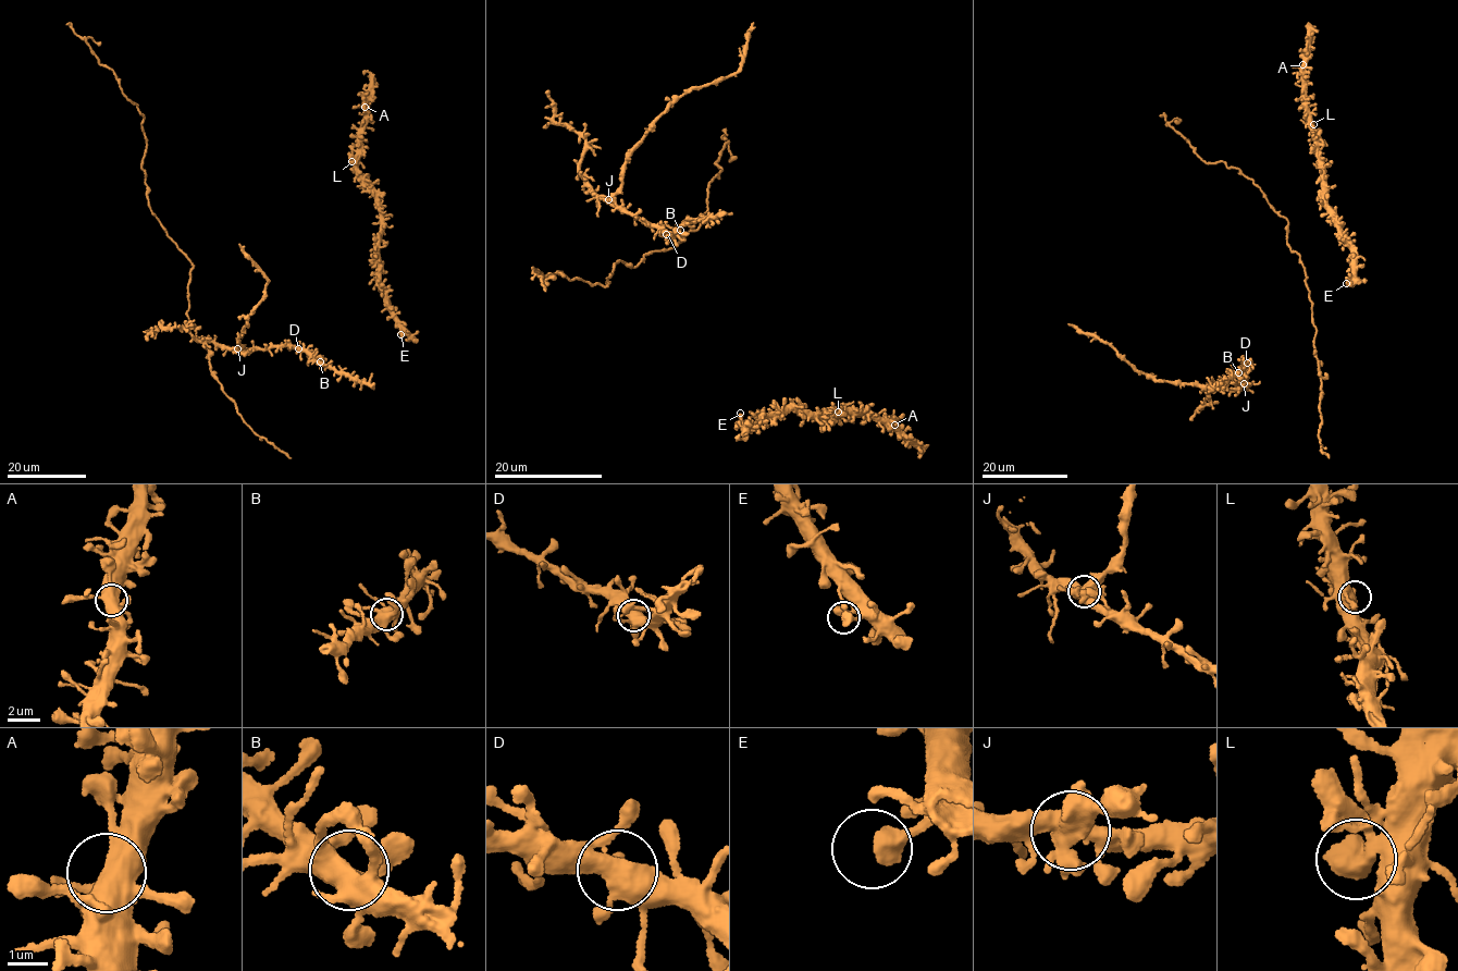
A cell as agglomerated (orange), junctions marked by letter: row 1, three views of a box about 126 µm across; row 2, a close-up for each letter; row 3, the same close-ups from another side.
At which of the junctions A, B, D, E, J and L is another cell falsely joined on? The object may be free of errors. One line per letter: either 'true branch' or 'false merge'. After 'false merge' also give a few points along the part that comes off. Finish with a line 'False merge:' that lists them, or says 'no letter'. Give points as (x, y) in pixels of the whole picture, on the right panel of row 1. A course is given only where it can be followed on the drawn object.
A: true branch
B: true branch
D: true branch
E: true branch
J: false merge; course (1244, 384), (1231, 382), (1206, 388), (1154, 381), (1106, 343), (1079, 333), (1067, 324)
L: true branch
False merge: J

